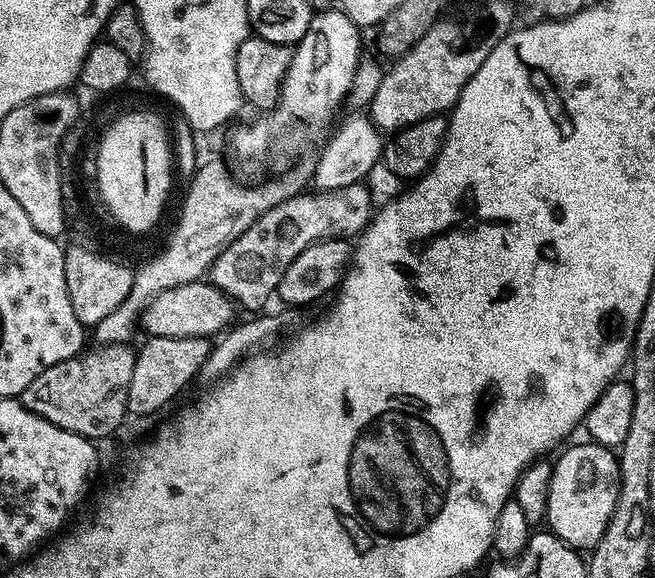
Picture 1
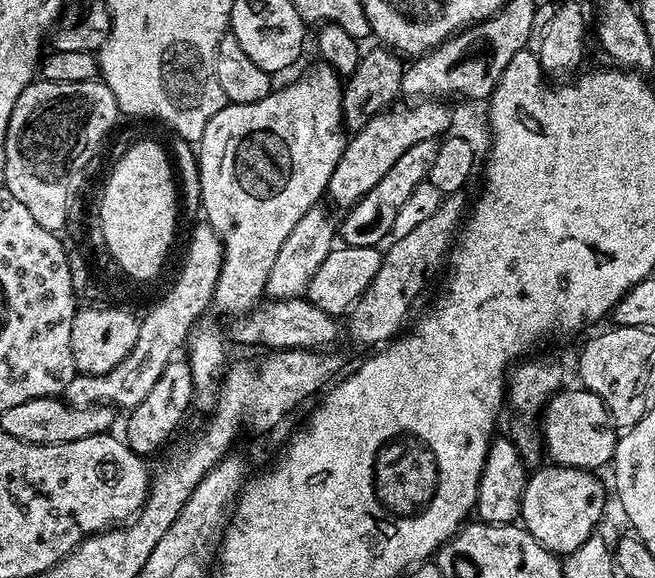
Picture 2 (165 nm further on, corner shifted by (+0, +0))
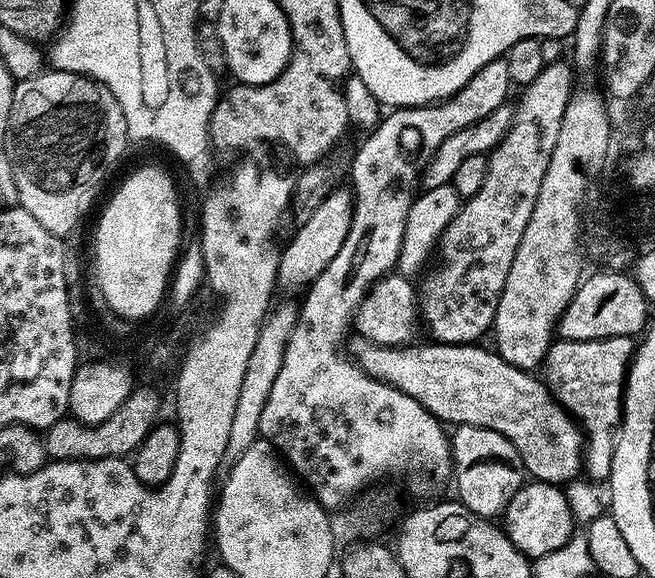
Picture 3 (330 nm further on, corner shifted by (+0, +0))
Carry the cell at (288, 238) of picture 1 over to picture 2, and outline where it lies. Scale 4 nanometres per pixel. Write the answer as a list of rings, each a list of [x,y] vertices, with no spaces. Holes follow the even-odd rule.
[[[436,140],[418,142],[418,146],[410,146],[410,150],[406,150],[406,154],[402,154],[402,158],[398,158],[398,162],[390,166],[390,170],[386,170],[386,178],[382,178],[382,182],[378,182],[374,190],[367,192],[361,200],[356,201],[345,211],[348,213],[344,216],[344,225],[340,224],[338,228],[339,235],[341,237],[344,235],[345,245],[375,248],[383,245],[391,237],[394,217],[398,214],[398,210],[402,210],[406,198],[414,194],[414,186],[425,183],[428,165],[434,162],[436,146]]]

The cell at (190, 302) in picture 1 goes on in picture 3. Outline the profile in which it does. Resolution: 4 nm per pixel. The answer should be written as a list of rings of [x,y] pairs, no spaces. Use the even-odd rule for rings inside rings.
[[[356,338],[351,341],[350,355],[365,374],[373,376],[375,380],[381,380],[383,384],[393,384],[395,388],[402,390],[402,394],[410,394],[410,398],[414,398],[431,416],[437,416],[445,425],[482,426],[502,434],[514,446],[514,450],[518,450],[525,473],[533,481],[564,486],[575,481],[579,477],[576,475],[581,475],[586,443],[584,433],[580,425],[558,403],[543,379],[535,380],[532,372],[523,372],[521,368],[516,368],[503,360],[499,352],[495,350],[487,352],[486,349],[480,348],[479,343],[427,343],[391,348]]]

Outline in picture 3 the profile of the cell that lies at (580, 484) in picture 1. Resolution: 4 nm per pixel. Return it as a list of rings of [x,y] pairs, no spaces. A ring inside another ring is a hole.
[[[525,482],[518,494],[510,498],[502,513],[502,527],[516,549],[533,561],[566,546],[568,539],[574,535],[574,521],[564,488],[558,484]]]

